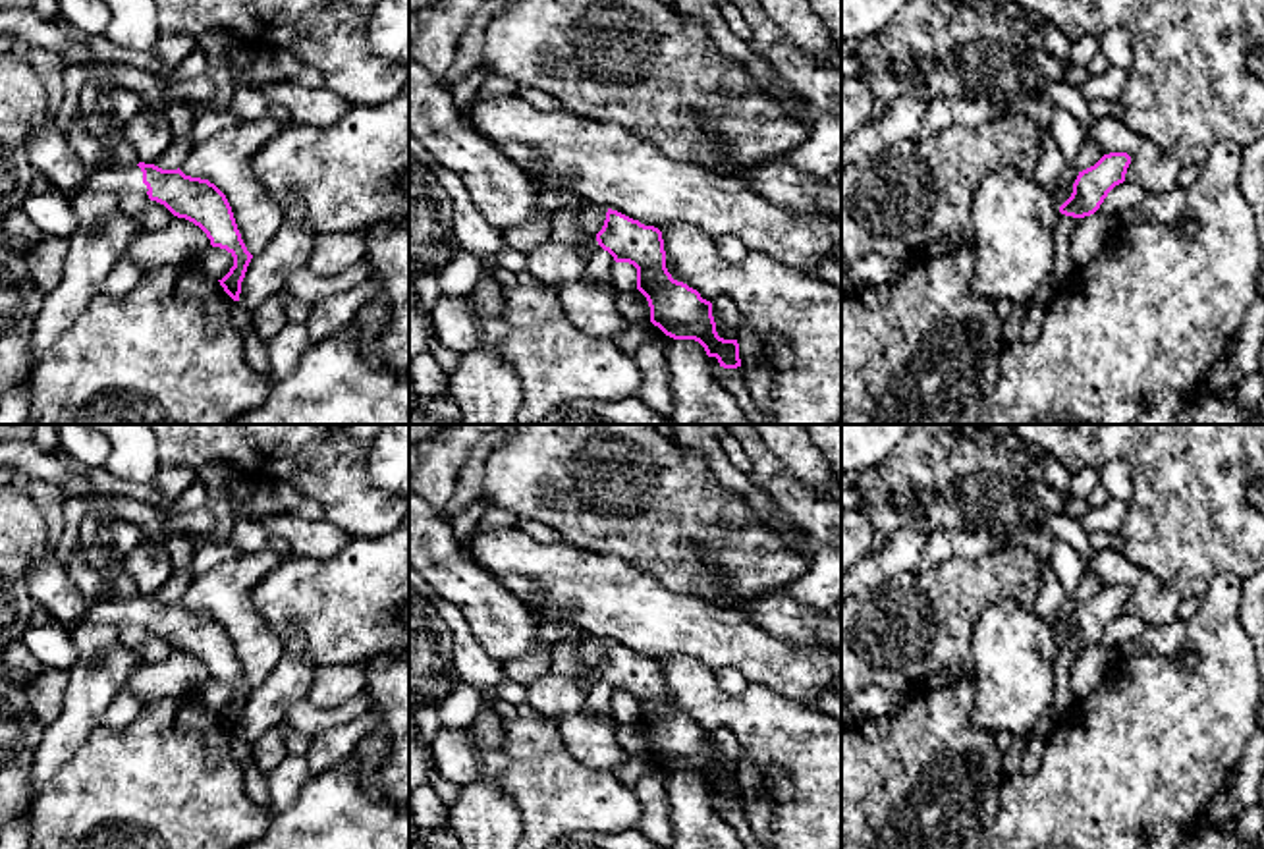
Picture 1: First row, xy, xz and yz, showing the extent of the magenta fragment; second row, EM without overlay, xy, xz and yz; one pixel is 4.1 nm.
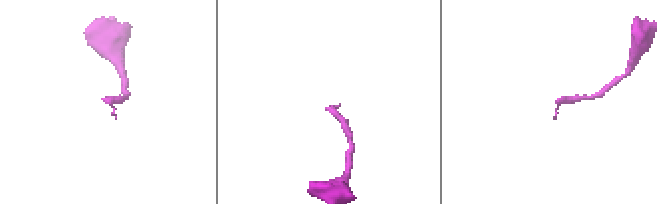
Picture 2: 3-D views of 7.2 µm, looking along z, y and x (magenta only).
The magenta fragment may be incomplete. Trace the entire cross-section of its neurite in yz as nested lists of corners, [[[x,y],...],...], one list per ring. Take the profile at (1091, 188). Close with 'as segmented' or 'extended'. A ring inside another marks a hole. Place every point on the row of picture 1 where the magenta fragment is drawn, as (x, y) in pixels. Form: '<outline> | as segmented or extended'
[[[1127,152],[1104,154],[1094,166],[1079,172],[1073,185],[1054,187],[1059,212],[1073,218],[1094,214],[1108,193],[1125,181],[1131,156]]] | extended

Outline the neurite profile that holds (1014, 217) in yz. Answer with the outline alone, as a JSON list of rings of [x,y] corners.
[[[1011,164],[988,174],[973,195],[973,293],[1032,301],[1054,272],[1059,214],[1054,191]]]

